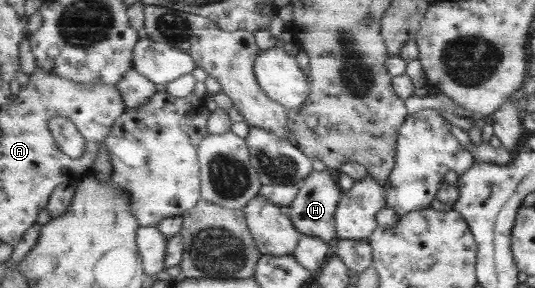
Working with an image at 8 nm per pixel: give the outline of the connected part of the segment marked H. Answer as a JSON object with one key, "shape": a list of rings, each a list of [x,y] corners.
{"shape":[[[329,169],[324,171],[314,170],[302,181],[300,184],[300,193],[298,193],[296,200],[291,205],[291,218],[303,235],[322,237],[326,243],[335,246],[339,239],[337,211],[344,197],[342,192],[344,191],[340,187],[340,183],[332,177]]]}

